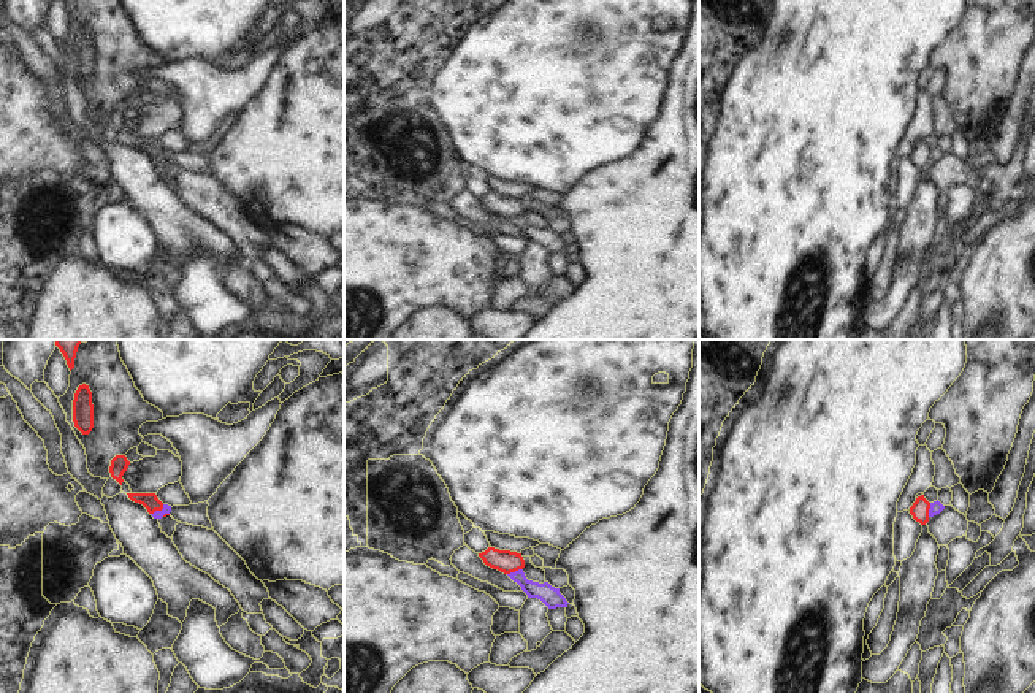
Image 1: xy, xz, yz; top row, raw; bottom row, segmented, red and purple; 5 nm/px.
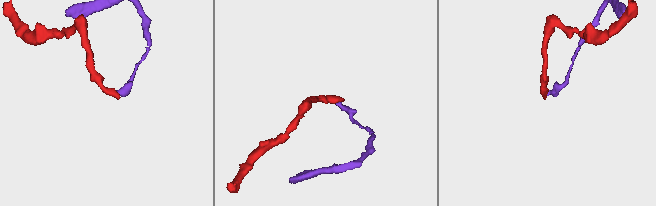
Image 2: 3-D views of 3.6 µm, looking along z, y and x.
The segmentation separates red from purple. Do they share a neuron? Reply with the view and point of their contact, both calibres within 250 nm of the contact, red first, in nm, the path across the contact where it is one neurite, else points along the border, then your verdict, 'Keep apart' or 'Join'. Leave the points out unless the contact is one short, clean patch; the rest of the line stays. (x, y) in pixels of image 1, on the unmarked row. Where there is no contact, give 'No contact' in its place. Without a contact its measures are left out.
Touches red at xy (157, 154). Thickness 80 nm (red) against 50 nm. Boundary: xy (164, 149), (151, 159). Keep apart.

